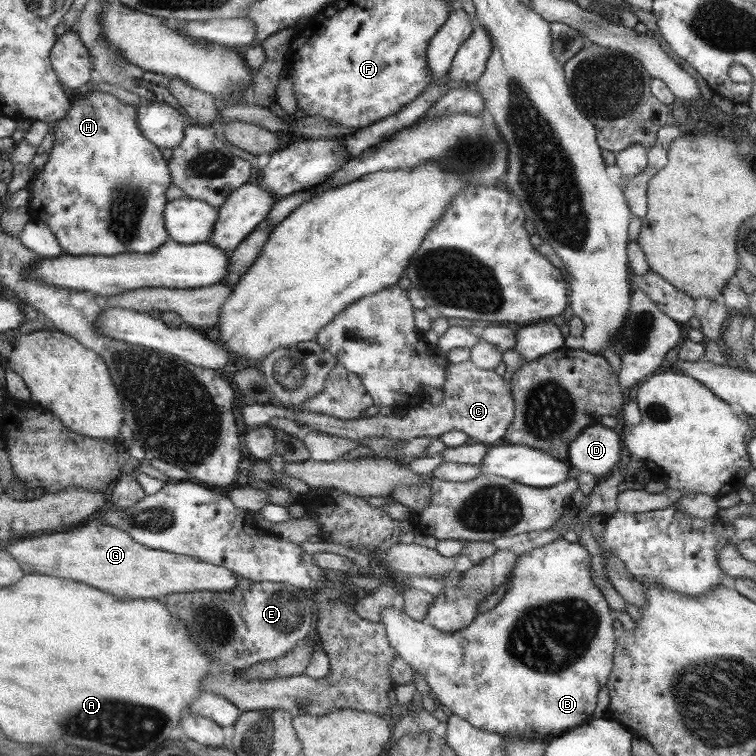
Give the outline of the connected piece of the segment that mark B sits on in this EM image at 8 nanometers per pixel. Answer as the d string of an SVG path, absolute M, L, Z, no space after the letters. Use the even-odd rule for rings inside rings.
M558 539L546 546L532 549L526 554L518 556L516 566L509 575L506 585L500 593L494 597L493 603L479 612L478 616L465 629L458 632L442 632L425 620L418 621L410 618L404 610L399 611L392 607L382 609L382 623L388 631L390 642L393 642L394 650L414 669L424 676L426 682L432 689L432 694L436 696L437 704L440 705L448 714L458 715L476 728L489 734L502 734L512 736L521 740L541 740L550 742L563 733L570 731L578 726L585 725L584 720L594 712L596 708L596 696L602 686L607 686L610 674L614 666L614 650L617 646L618 633L612 627L612 618L608 602L600 589L594 584L593 571L591 569L590 554L586 547L580 543L569 542L565 539Z

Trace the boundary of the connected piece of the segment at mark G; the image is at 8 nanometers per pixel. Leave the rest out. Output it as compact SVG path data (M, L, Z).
M94 519L88 526L72 532L32 535L18 540L7 548L12 556L22 565L26 574L45 574L56 578L74 579L76 582L88 583L118 599L159 599L178 592L210 590L210 592L228 592L236 586L238 576L234 571L214 563L202 562L194 557L174 554L170 551L154 550L135 541L126 531L107 526L101 519Z

